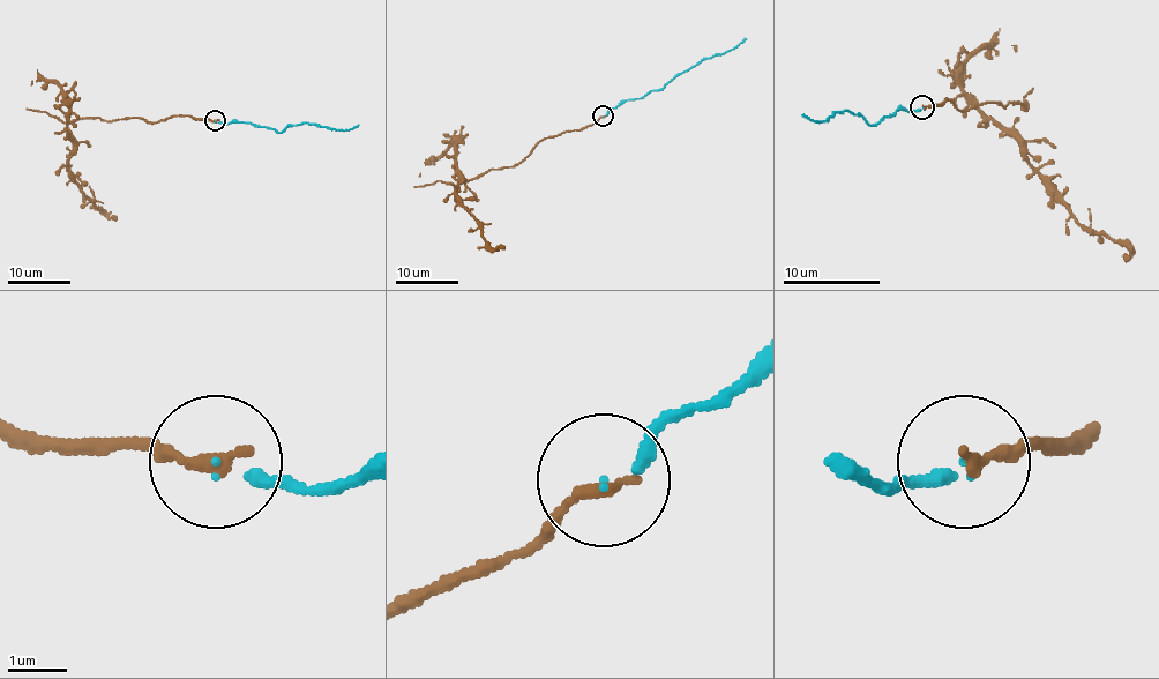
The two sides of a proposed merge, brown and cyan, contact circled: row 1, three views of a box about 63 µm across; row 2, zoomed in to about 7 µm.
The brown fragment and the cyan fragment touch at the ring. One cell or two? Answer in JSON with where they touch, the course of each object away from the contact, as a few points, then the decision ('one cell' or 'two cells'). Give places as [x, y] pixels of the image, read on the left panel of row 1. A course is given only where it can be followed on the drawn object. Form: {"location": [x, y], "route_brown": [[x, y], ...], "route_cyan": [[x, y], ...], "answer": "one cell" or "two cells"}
{"location": [215, 120], "route_brown": [[215, 120], [191, 116], [155, 121], [83, 117], [66, 124], [72, 156], [67, 173], [116, 221]], "route_cyan": [[215, 120], [255, 124], [277, 132], [303, 124], [346, 129], [359, 125]], "answer": "one cell"}

